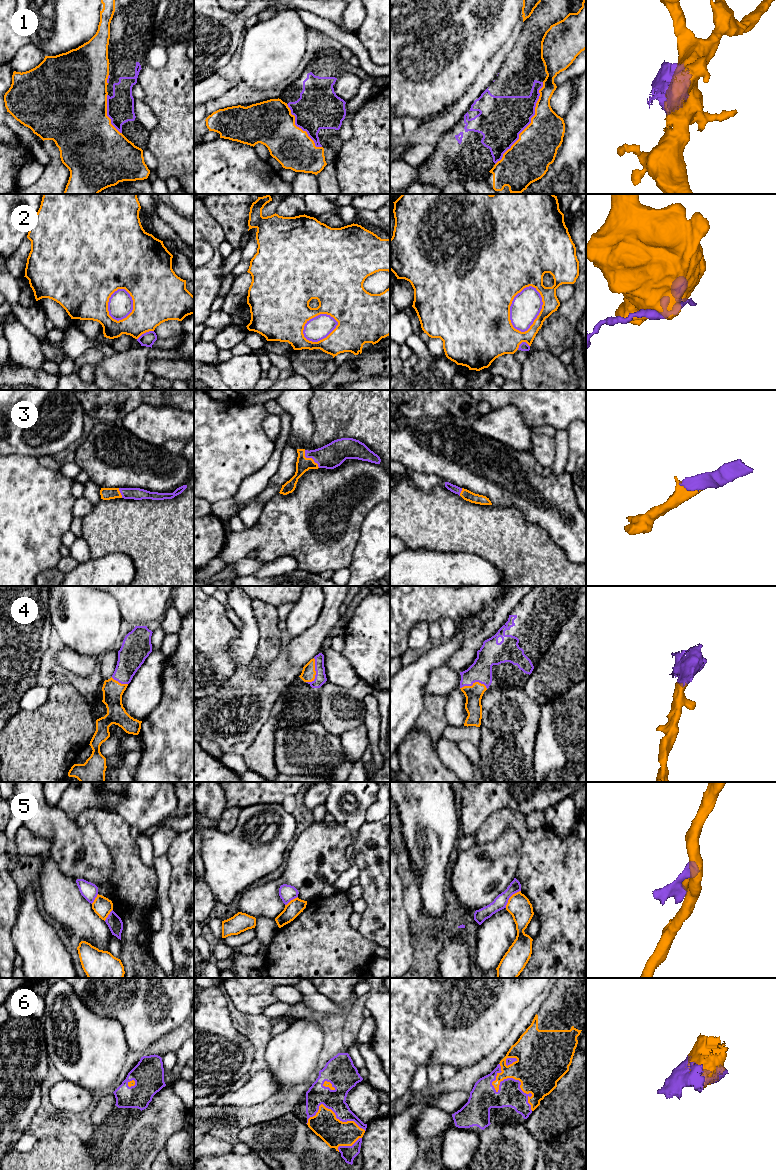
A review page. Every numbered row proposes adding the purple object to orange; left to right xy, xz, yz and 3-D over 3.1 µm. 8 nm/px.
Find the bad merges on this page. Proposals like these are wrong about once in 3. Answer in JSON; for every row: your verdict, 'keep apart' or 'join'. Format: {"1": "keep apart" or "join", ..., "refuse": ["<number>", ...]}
{"1": "keep apart", "2": "keep apart", "3": "join", "4": "join", "5": "keep apart", "6": "join", "refuse": ["1", "2", "5"]}

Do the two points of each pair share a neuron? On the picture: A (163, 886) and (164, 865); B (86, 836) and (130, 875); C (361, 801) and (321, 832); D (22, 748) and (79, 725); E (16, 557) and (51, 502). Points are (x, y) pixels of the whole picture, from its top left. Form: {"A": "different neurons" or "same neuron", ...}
{"A": "same neuron", "B": "different neurons", "C": "different neurons", "D": "same neuron", "E": "same neuron"}

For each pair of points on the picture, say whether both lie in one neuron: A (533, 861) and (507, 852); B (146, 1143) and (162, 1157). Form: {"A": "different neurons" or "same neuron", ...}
{"A": "different neurons", "B": "different neurons"}

